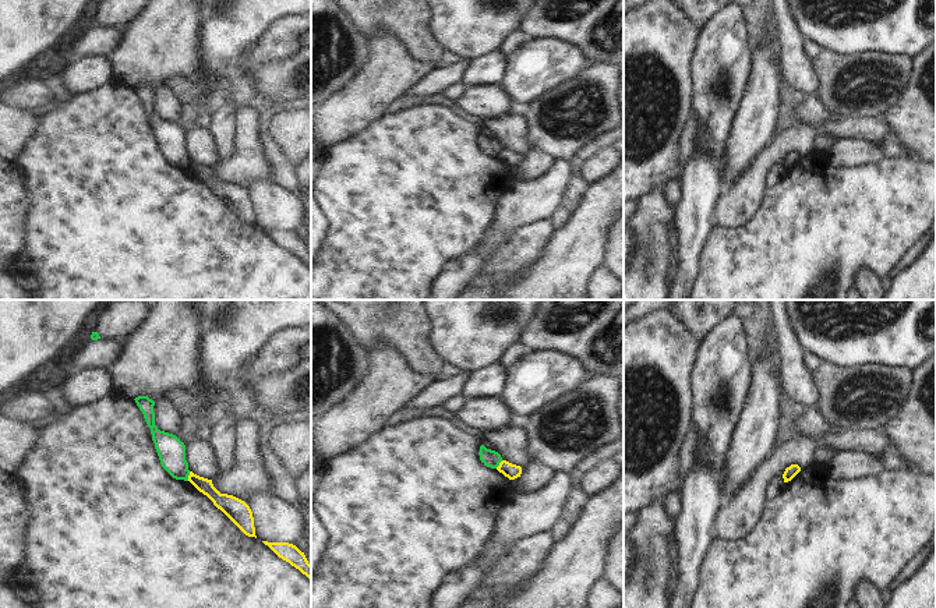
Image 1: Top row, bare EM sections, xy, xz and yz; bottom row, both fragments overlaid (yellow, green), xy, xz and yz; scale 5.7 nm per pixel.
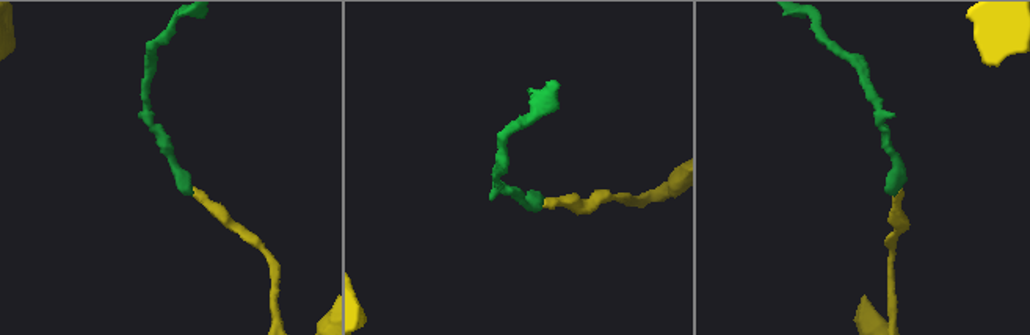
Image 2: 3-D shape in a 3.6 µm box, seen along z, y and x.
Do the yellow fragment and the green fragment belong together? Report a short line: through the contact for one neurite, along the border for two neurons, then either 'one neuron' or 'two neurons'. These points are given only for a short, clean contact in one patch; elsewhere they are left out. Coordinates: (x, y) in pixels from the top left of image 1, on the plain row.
xy (190, 159), (187, 168) | two neurons

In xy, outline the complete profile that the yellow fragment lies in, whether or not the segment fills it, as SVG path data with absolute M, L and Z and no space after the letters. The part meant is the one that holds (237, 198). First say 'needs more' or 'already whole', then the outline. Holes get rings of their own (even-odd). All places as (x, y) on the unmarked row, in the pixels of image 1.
already whole | M190 159L188 169L206 183L246 223L257 226L252 199L244 188L233 183L220 181L213 174L212 167L199 165L193 159Z

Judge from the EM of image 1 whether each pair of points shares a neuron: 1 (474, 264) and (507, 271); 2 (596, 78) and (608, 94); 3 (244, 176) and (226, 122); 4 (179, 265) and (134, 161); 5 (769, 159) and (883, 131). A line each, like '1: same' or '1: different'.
1: different
2: same
3: different
4: same
5: same

